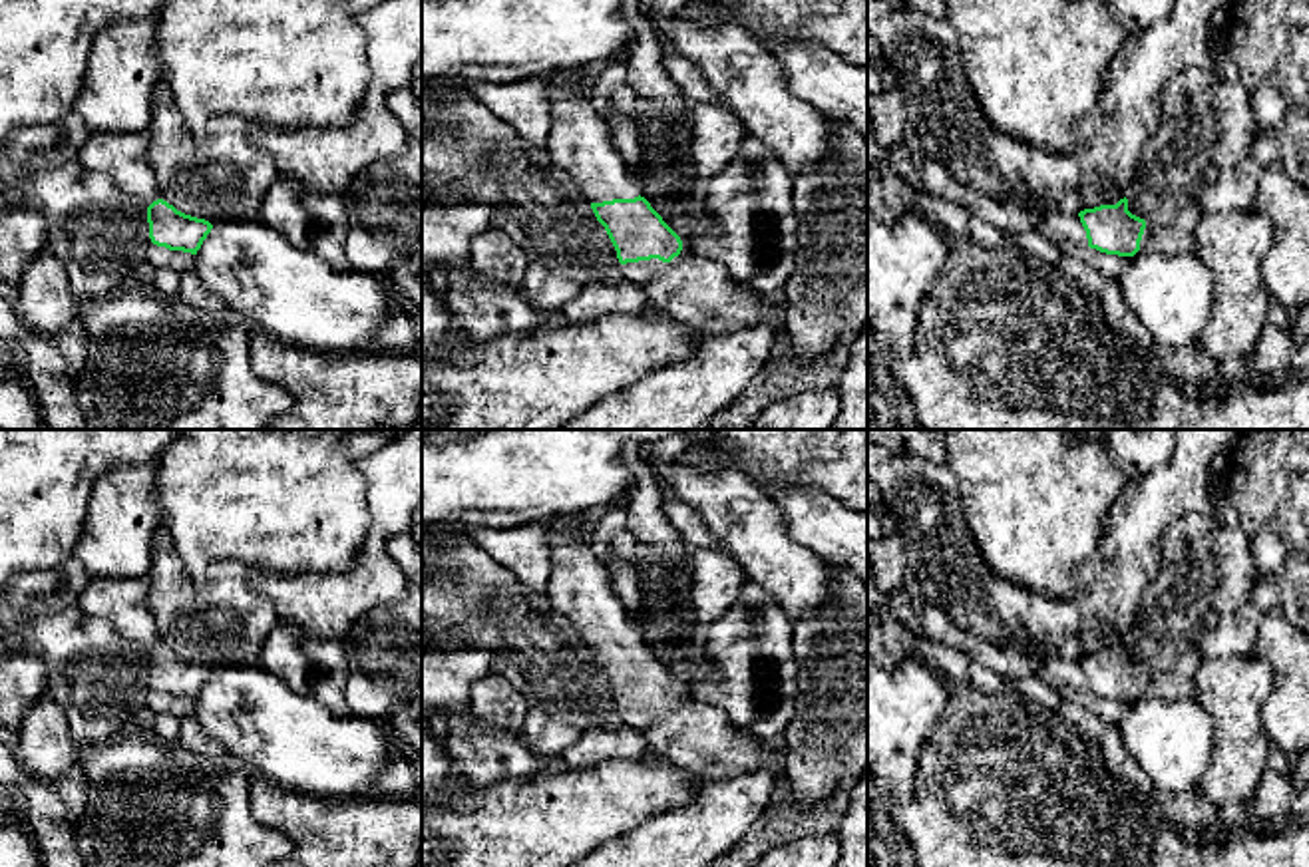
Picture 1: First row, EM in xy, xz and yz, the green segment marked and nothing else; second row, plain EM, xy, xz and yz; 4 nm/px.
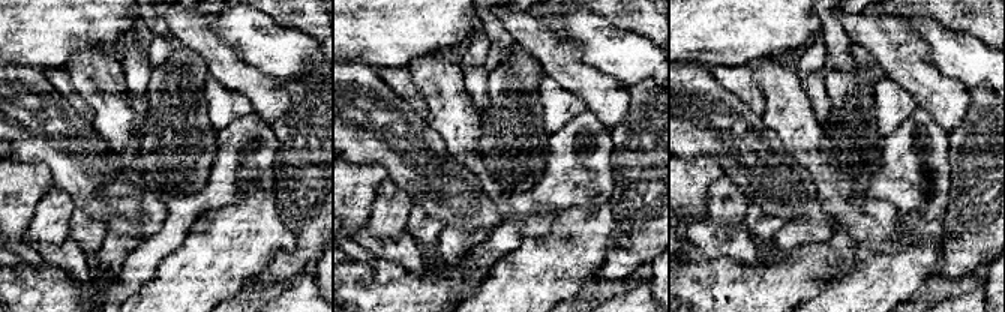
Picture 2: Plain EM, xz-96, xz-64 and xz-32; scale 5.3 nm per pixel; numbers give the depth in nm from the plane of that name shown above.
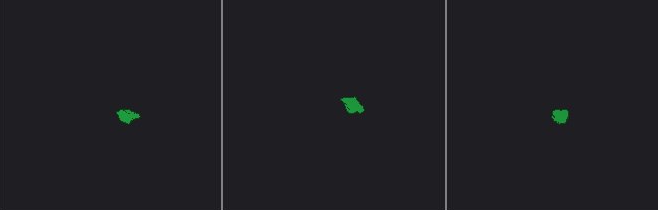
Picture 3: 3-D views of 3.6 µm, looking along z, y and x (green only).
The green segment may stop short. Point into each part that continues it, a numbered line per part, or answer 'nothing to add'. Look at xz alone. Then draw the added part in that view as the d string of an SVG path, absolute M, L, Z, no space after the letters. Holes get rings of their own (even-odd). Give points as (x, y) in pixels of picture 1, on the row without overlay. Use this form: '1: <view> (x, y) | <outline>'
1: xz (579, 587) | M549 523L547 543L551 577L545 593L569 618L583 644L603 648L639 642L629 612L609 581L609 569L597 559L589 535L559 531Z
2: xz (699, 738) | M684 690L670 708L651 704L623 710L623 722L649 742L653 754L688 774L724 780L766 770L776 778L780 795L786 787L786 752L762 746L756 732L744 732L724 710Z

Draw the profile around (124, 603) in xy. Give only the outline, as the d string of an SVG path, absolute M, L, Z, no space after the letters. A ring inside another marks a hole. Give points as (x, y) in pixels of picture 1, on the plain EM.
M92 579L78 607L94 618L109 622L131 652L149 652L161 644L157 620L149 607L149 579Z

